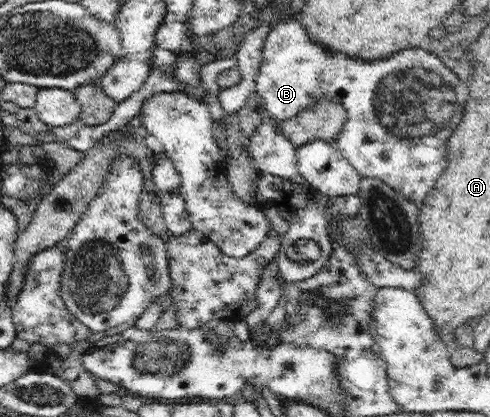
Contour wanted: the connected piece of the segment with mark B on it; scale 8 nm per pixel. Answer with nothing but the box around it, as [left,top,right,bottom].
[255,19,468,202]

